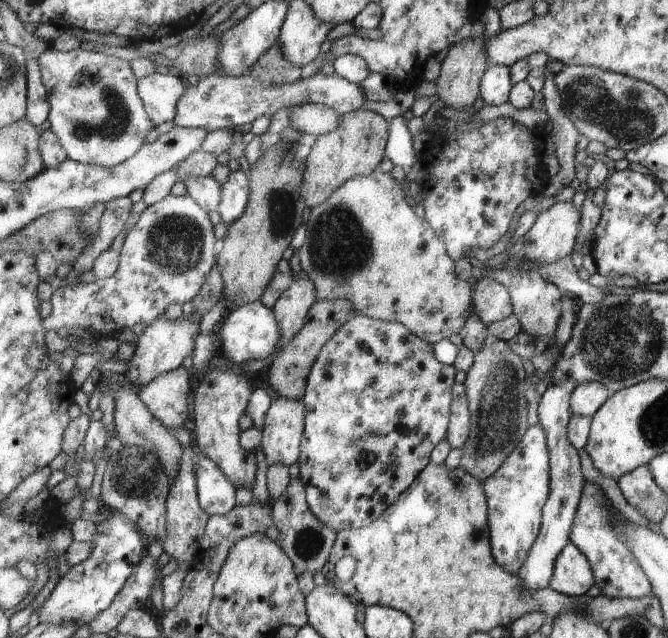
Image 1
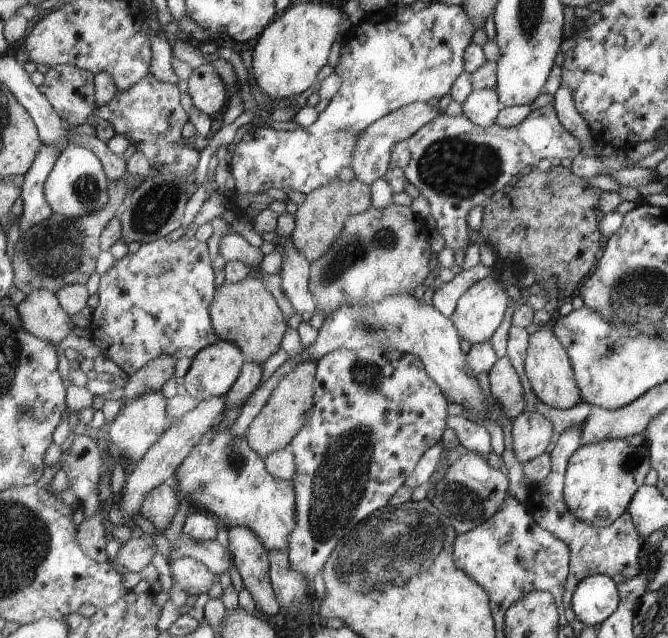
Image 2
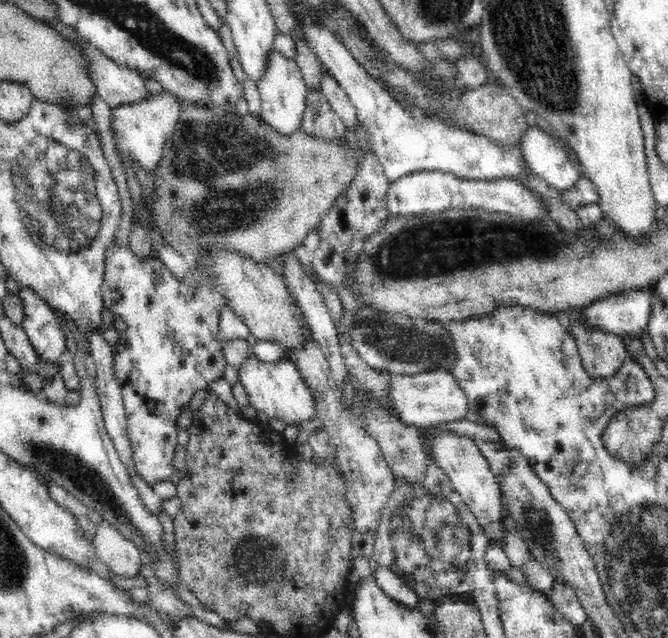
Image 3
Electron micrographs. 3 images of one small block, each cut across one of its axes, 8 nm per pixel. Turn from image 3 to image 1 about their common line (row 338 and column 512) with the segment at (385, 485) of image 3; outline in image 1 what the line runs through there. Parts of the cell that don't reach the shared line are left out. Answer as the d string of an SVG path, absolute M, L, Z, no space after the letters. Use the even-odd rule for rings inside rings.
M489 277L479 278L473 284L473 312L477 313L486 325L505 320L514 313L508 286Z

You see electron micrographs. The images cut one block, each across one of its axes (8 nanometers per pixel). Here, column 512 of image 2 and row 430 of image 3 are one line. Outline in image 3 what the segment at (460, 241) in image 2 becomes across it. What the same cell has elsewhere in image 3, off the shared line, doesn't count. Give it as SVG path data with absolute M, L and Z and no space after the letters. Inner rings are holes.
M116 241L106 252L107 266L104 268L105 276L103 283L104 307L113 311L120 325L119 339L116 345L112 346L112 355L114 355L114 366L112 366L112 369L114 369L114 378L120 387L122 395L127 416L127 434L130 438L130 444L132 445L136 469L138 469L140 475L144 477L146 483L153 485L154 483L169 480L173 473L177 471L172 465L172 460L174 460L174 456L176 456L176 446L178 446L178 432L180 432L180 426L176 423L178 422L178 418L180 418L180 414L182 414L182 408L188 406L188 404L192 402L192 398L194 398L196 392L207 390L212 382L224 380L224 372L226 372L226 366L228 366L225 356L226 341L224 341L224 338L220 338L218 334L220 334L220 314L222 314L224 308L229 307L229 299L224 295L224 288L221 286L219 277L216 276L216 272L212 271L212 268L190 264L190 268L183 276L177 277L159 258L155 259L153 256L140 257L136 255L130 247L120 247Z

